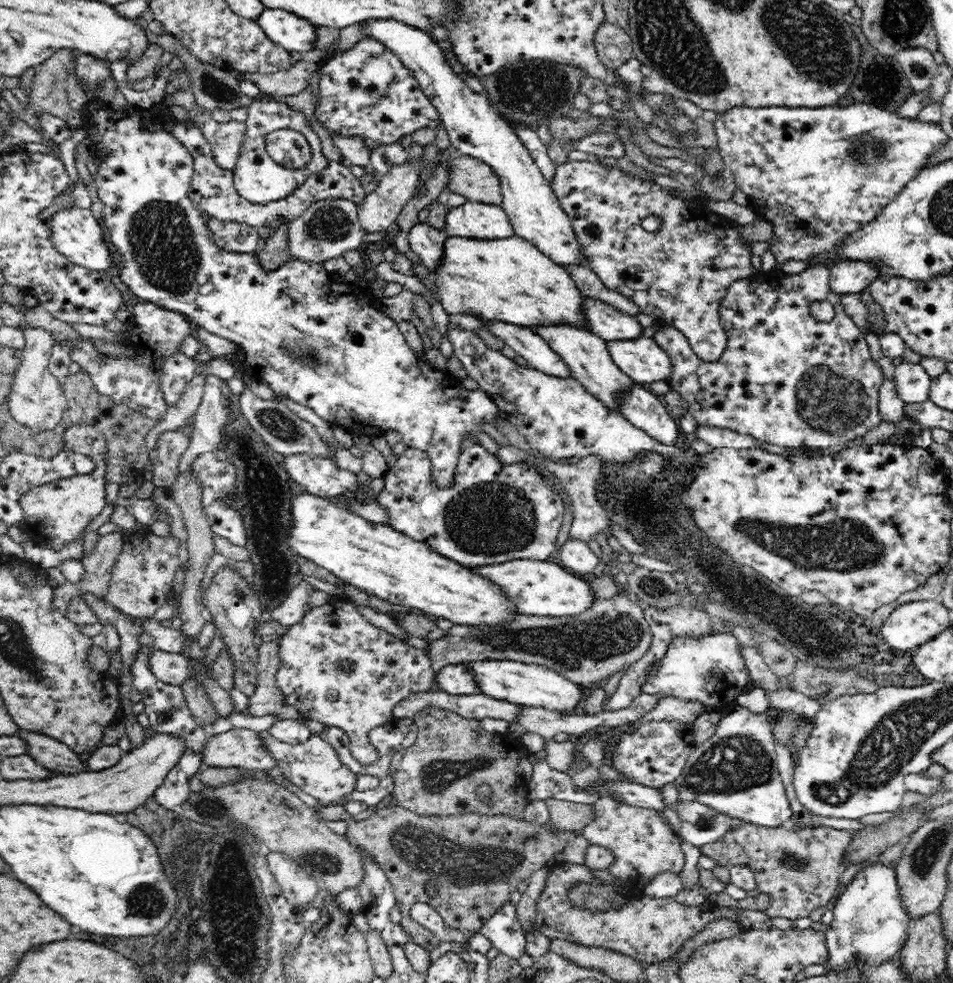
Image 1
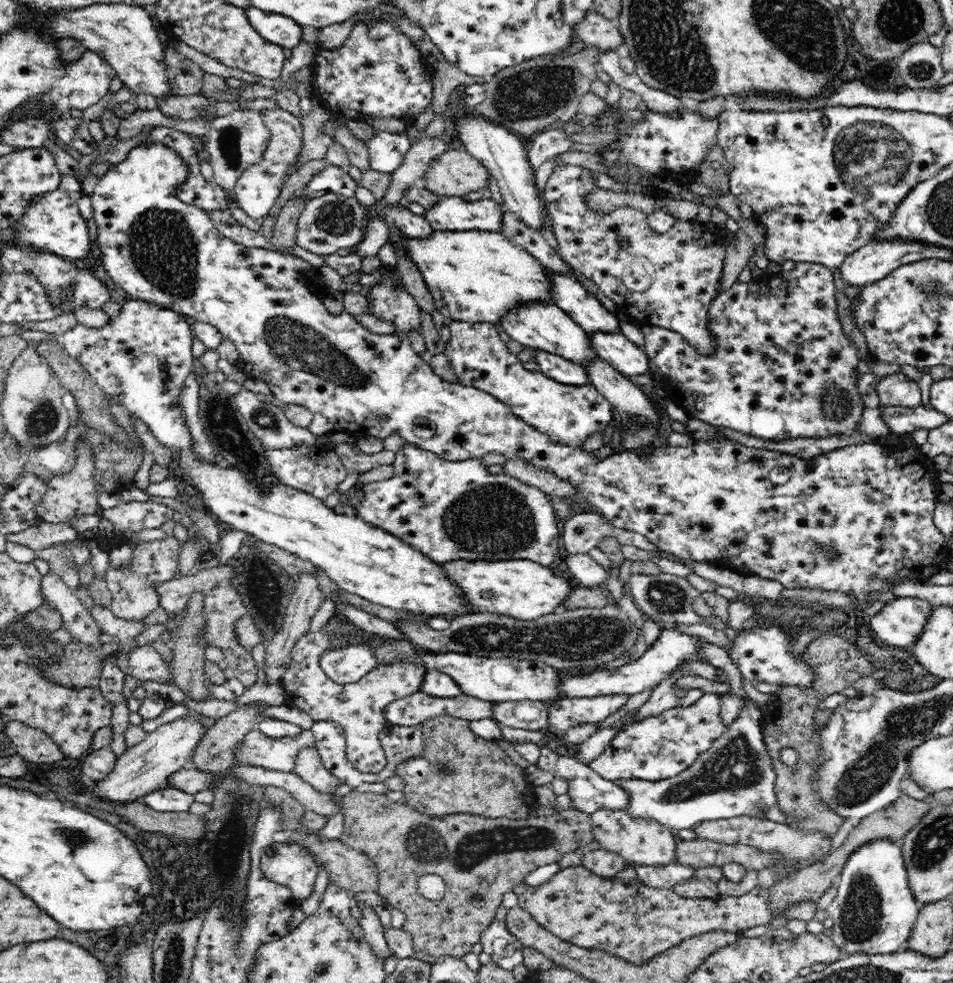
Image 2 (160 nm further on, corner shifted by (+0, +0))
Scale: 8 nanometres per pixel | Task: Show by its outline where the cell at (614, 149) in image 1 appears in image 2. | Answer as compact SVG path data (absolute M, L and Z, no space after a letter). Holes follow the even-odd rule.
M551 129L540 131L538 134L529 138L528 155L534 169L542 166L548 158L570 151L570 146L574 142L561 129Z

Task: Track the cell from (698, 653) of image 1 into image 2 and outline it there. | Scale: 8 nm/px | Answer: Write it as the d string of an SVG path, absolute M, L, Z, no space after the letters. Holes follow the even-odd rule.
M670 625L664 626L659 639L655 640L654 646L650 646L641 658L630 664L608 671L605 667L598 668L594 672L560 674L561 693L566 698L594 698L594 696L608 696L608 694L638 694L644 692L646 688L653 688L660 684L662 680L672 678L682 667L691 663L707 664L698 654L698 640L693 635L680 633Z

